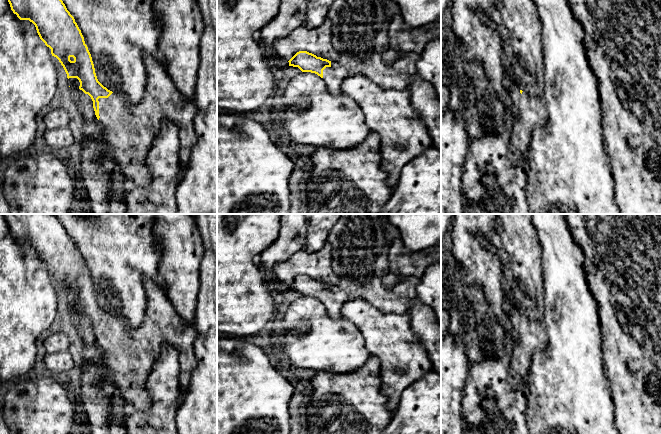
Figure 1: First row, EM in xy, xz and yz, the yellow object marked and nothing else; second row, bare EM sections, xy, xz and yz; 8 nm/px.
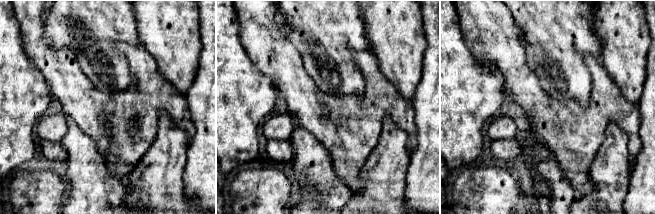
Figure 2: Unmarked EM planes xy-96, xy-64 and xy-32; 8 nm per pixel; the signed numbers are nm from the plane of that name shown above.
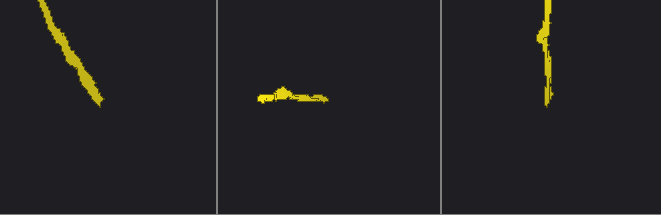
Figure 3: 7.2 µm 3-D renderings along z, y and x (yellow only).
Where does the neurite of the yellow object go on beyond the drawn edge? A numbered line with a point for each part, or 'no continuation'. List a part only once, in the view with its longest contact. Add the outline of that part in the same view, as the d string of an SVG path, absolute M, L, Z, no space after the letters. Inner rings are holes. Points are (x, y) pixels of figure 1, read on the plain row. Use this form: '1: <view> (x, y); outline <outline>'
1: xy (129, 353); outline M144 278L144 285L148 301L140 326L131 327L126 319L118 317L98 323L99 345L111 381L136 411L147 411L152 406L146 381L164 344L173 346L180 355L179 405L197 365L194 326L180 317L165 292L151 279Z

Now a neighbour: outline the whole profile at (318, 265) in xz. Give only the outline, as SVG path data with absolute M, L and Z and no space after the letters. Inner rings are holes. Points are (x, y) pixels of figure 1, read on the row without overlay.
M329 241L315 253L300 250L275 265L273 273L279 281L288 285L299 275L307 275L329 285L339 282L332 268L332 245Z

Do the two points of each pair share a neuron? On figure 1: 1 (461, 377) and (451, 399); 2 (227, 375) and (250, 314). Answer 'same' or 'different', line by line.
1: same
2: different

